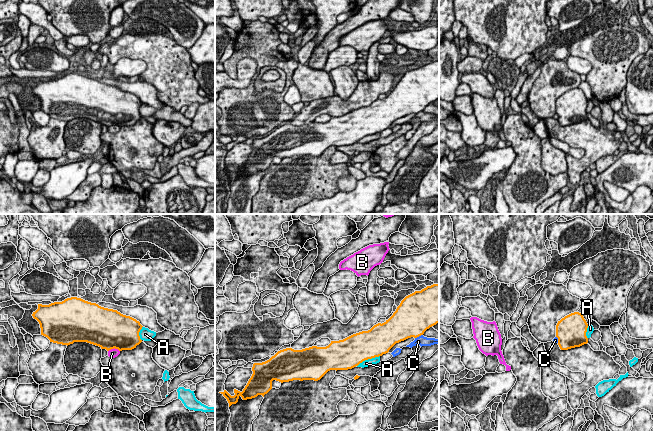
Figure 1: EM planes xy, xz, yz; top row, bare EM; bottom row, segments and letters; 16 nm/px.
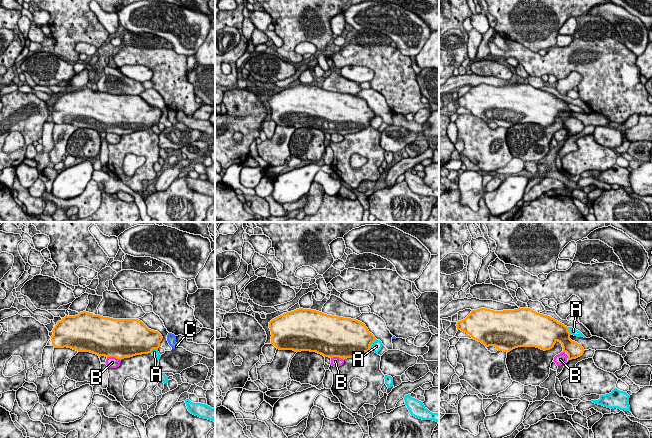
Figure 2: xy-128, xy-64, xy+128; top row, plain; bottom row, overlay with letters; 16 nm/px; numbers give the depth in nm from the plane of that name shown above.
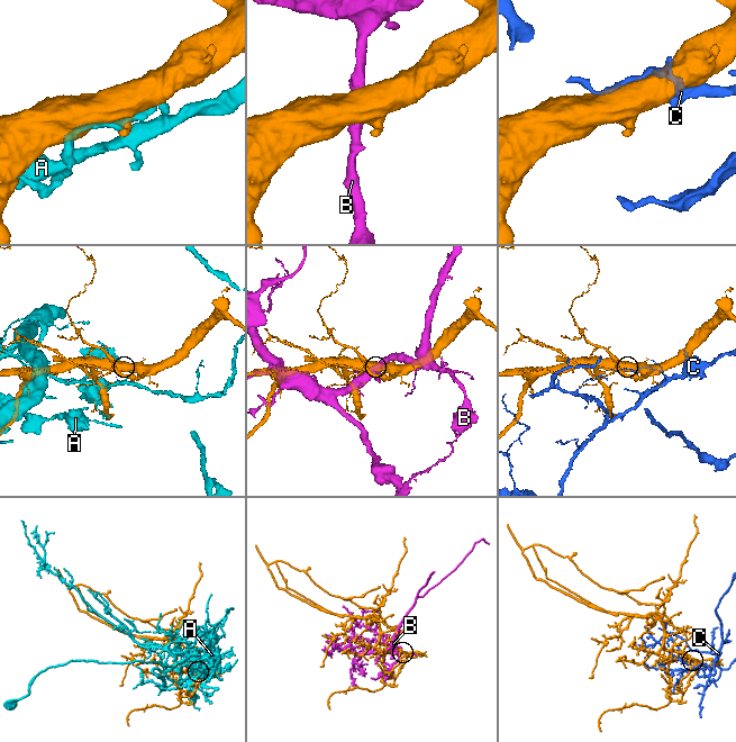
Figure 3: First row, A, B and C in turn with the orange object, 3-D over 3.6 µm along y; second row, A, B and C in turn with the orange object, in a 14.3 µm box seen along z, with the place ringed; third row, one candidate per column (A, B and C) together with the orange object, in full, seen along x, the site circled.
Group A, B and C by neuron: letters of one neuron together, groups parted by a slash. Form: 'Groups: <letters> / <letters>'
Groups: A / B / C

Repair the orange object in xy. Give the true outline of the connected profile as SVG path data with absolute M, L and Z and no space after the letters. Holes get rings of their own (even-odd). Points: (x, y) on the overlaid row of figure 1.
M77 297L49 305L38 304L38 309L32 316L40 324L41 335L57 344L68 346L74 342L87 342L107 351L114 348L122 351L132 350L142 342L139 332L143 326L139 321L117 310L104 308Z

